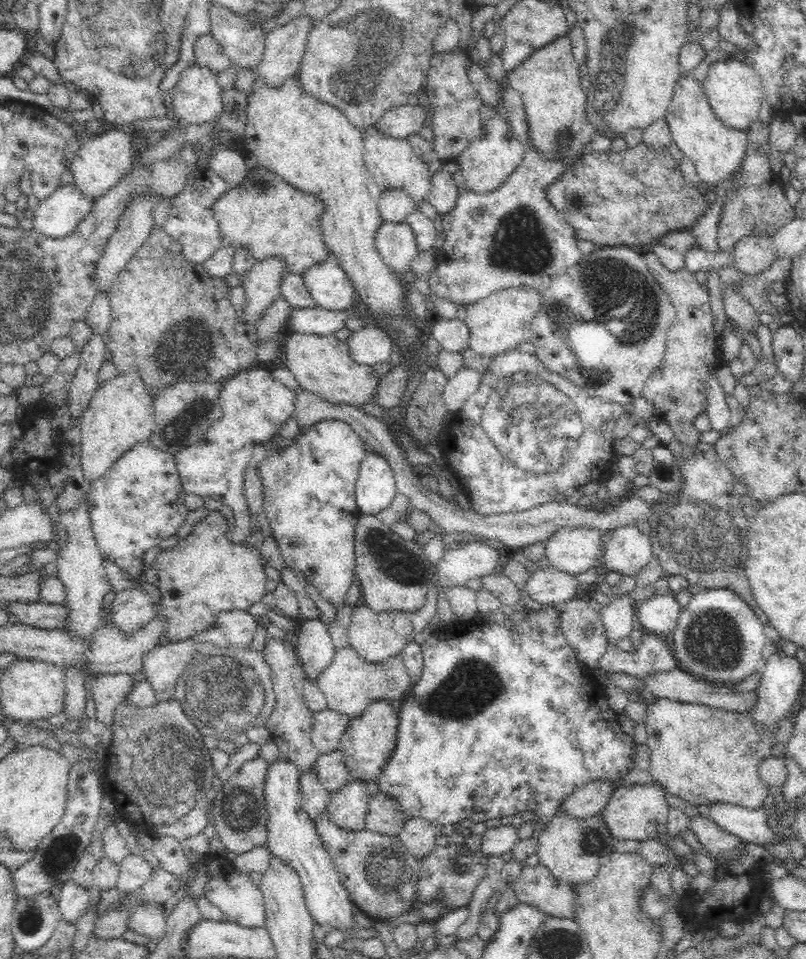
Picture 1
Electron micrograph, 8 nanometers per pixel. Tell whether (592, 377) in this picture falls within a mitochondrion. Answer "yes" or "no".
yes

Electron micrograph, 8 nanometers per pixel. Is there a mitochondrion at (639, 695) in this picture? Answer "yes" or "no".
no

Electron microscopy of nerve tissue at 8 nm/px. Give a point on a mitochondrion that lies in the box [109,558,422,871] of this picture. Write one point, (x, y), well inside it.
(171, 762)

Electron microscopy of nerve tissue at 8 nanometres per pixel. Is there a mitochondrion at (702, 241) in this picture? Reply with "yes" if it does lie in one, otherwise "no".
no

